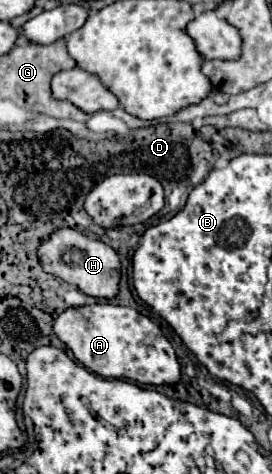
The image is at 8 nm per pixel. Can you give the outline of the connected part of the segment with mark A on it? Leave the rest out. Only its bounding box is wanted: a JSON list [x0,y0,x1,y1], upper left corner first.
[54,304,182,386]

